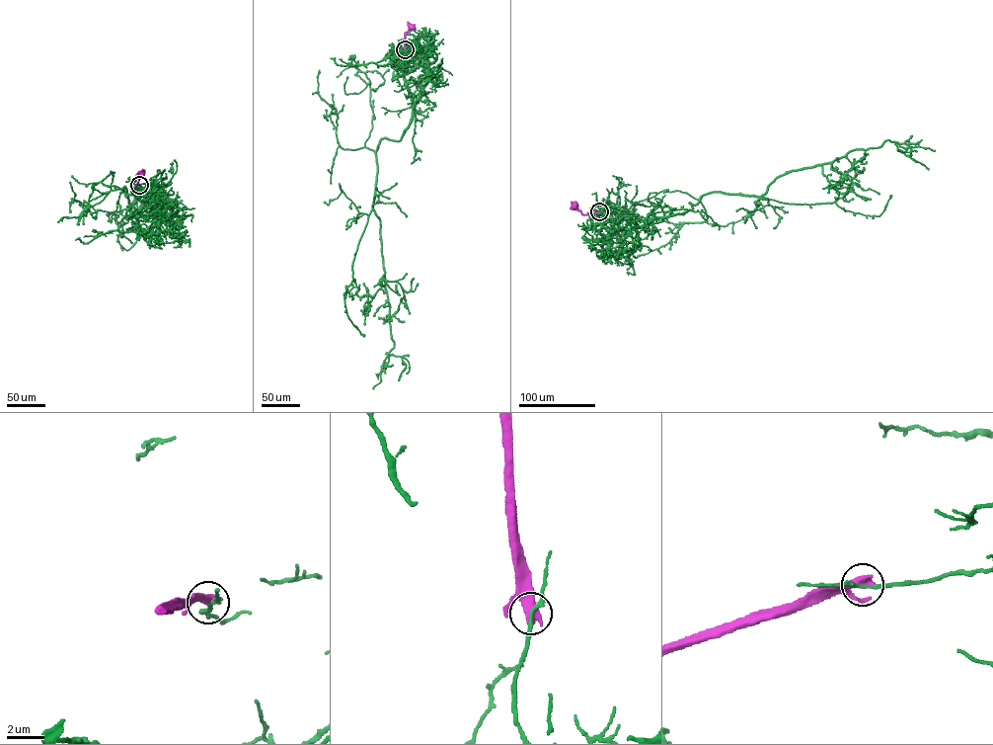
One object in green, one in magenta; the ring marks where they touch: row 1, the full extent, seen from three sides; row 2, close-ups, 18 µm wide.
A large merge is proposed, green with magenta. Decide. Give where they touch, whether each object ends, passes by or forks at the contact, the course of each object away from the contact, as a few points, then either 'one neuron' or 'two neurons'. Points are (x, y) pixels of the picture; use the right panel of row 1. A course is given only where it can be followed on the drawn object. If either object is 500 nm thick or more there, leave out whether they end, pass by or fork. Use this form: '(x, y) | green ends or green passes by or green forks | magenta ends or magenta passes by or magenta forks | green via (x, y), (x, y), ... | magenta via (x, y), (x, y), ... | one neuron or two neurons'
(599, 211) | green via (599, 211), (644, 220), (688, 210), (713, 192), (763, 196), (790, 172), (888, 140), (928, 169) | magenta via (599, 211), (583, 214), (574, 206) | two neurons

